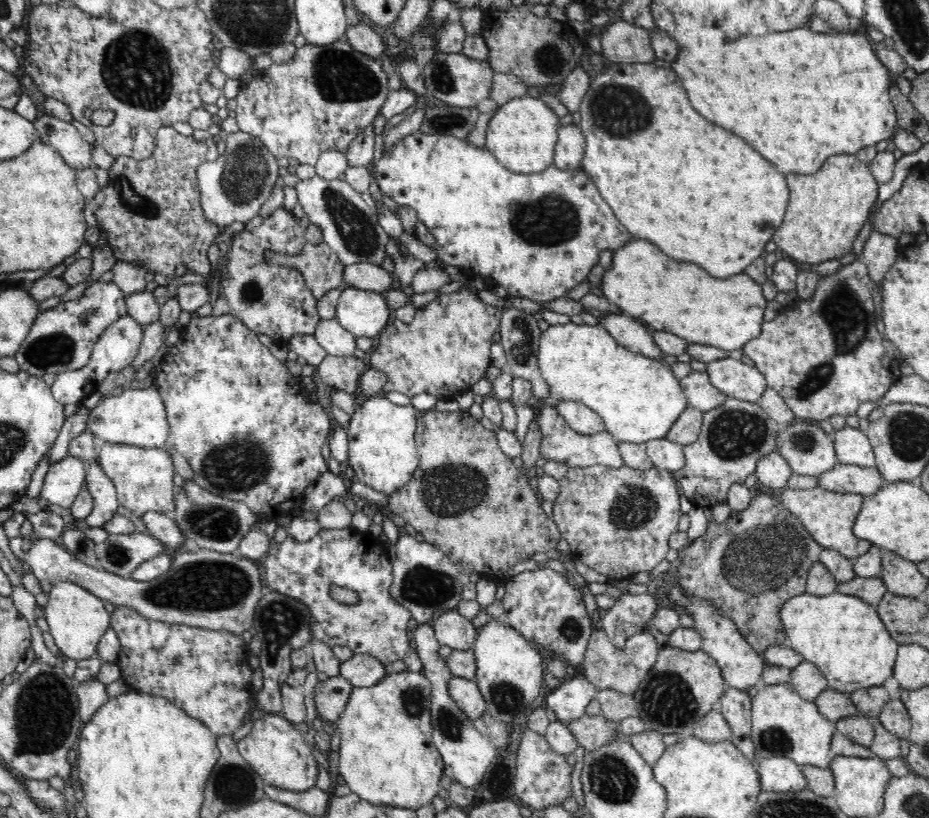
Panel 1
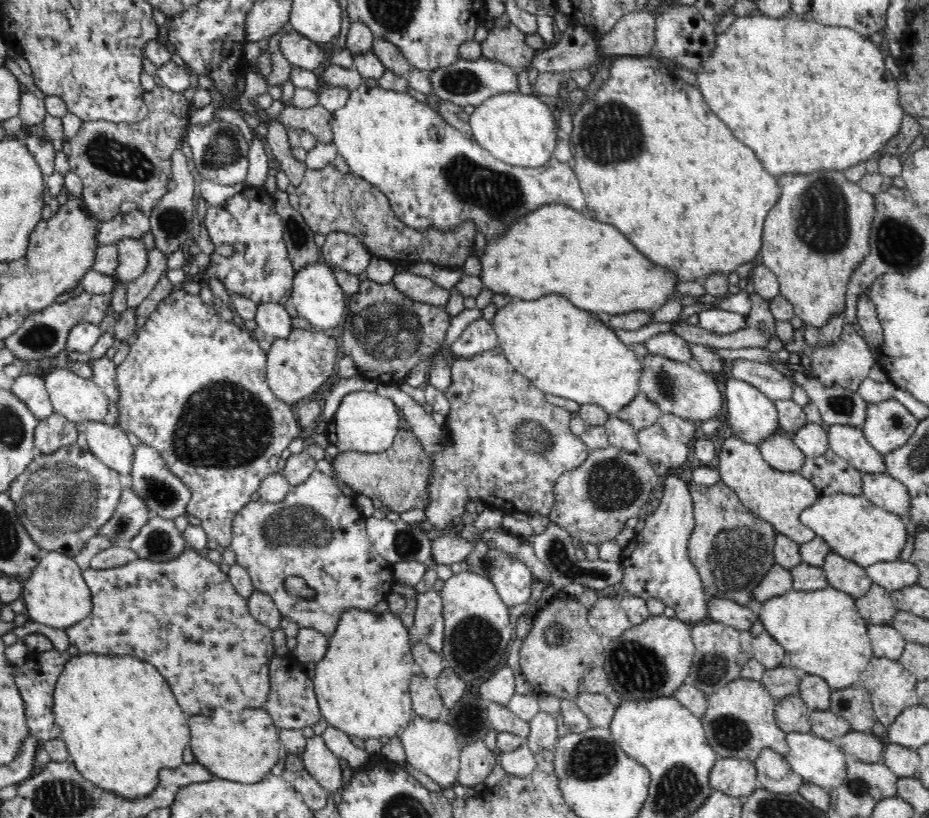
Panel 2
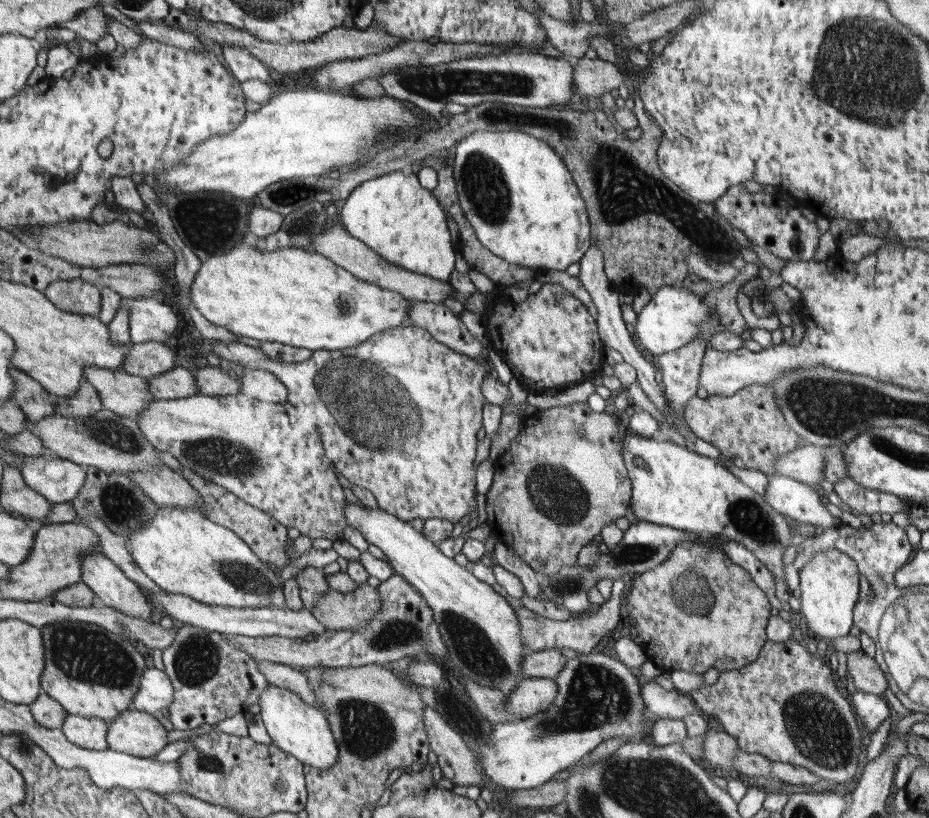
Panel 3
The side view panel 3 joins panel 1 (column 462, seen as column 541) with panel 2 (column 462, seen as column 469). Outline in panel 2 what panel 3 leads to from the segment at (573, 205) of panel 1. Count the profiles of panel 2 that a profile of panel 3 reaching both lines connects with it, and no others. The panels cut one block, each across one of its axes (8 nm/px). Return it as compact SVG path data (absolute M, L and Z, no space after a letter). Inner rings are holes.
M362 84L354 92L350 92L346 106L334 112L332 132L334 144L346 158L352 174L380 188L382 194L388 196L396 216L412 230L436 228L442 232L450 232L464 224L462 220L474 220L484 238L494 238L494 232L502 228L502 220L514 220L514 216L522 216L522 212L530 214L546 204L562 204L574 208L576 212L586 212L588 206L580 180L568 166L568 162L552 158L542 168L522 168L506 164L484 150L474 138L464 138L460 130L448 126L438 112L434 112L428 104L414 100L412 96L408 96L408 92L394 92L380 86L368 88L366 84Z

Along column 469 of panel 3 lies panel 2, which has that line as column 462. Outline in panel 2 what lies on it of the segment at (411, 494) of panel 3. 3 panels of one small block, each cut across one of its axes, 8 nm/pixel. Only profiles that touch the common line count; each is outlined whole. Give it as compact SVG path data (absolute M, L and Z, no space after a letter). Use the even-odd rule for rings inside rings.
M494 348L494 350L488 350L488 352L480 352L472 358L452 358L450 360L450 370L452 370L452 384L448 386L448 390L444 392L444 396L450 400L450 414L448 414L448 422L450 422L450 428L448 428L448 434L450 434L450 440L444 444L444 450L438 452L438 454L432 454L432 476L428 476L428 506L426 506L426 518L430 524L434 524L438 530L444 530L452 520L460 518L464 514L464 506L468 500L478 500L482 498L484 504L488 508L496 508L496 510L504 510L504 512L518 512L518 514L538 514L538 516L550 516L552 508L554 508L554 488L558 486L560 482L560 476L570 472L570 470L576 470L580 468L588 456L590 456L590 448L584 444L584 440L580 440L578 436L574 436L574 432L570 432L570 412L564 410L564 408L558 408L554 404L550 404L546 400L546 394L542 390L536 388L536 384L532 380L528 380L526 376L522 376L520 372L516 372L510 364L510 360L502 354L502 348Z

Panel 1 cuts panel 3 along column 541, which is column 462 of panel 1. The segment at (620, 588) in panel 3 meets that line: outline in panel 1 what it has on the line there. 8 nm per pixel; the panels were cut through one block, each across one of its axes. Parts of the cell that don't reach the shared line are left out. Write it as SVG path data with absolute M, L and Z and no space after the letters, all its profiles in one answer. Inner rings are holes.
M456 610L444 612L432 622L434 634L440 644L446 644L454 650L458 648L472 648L476 644L478 630L472 626L470 620L466 620L462 614Z

